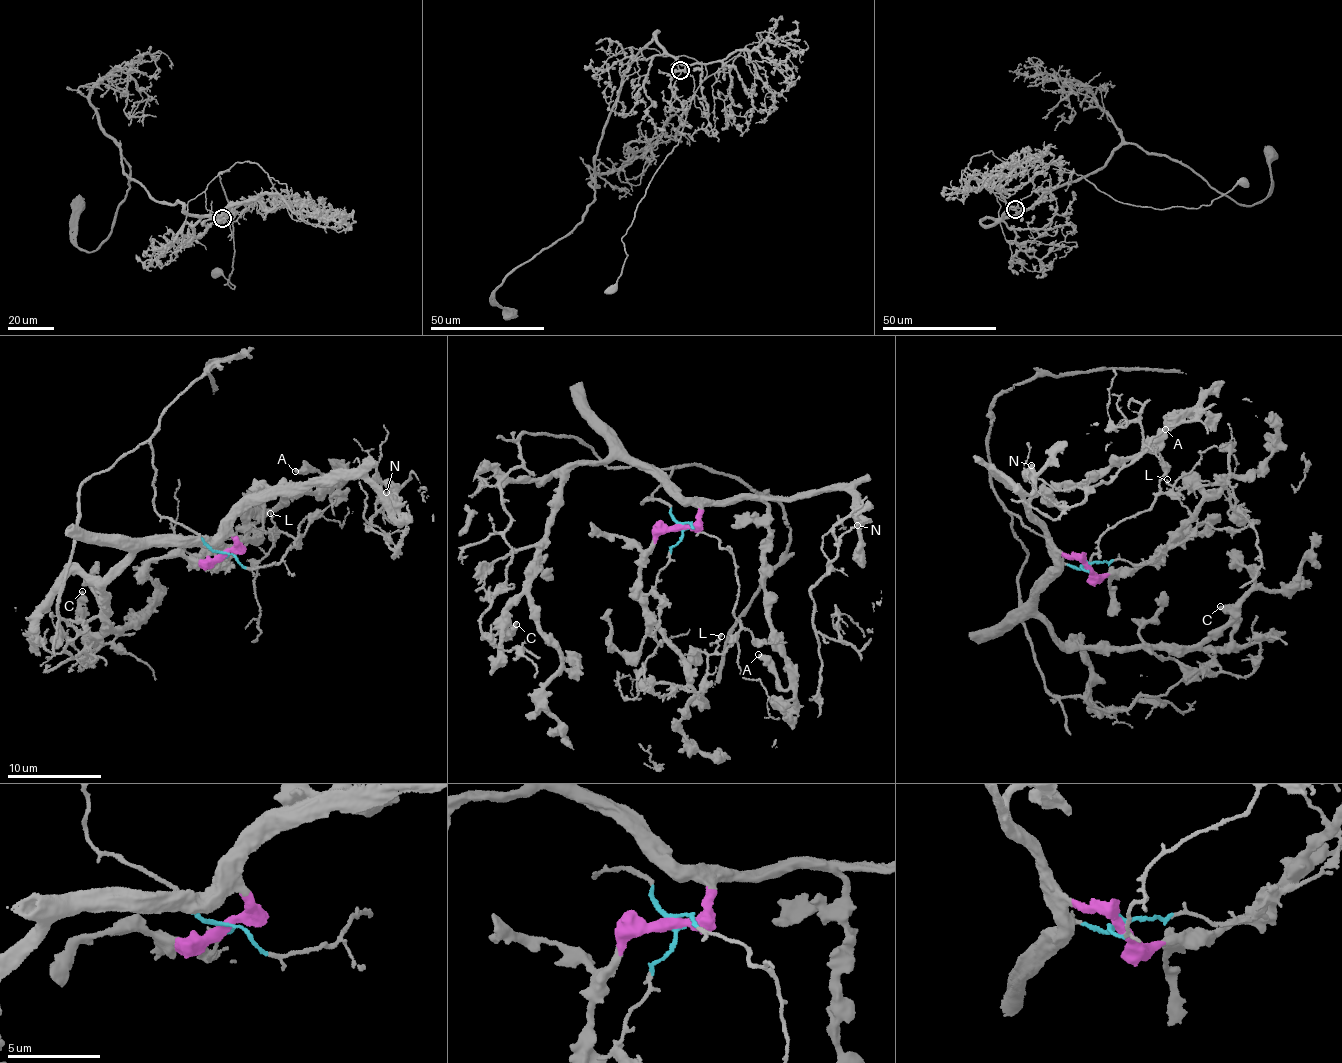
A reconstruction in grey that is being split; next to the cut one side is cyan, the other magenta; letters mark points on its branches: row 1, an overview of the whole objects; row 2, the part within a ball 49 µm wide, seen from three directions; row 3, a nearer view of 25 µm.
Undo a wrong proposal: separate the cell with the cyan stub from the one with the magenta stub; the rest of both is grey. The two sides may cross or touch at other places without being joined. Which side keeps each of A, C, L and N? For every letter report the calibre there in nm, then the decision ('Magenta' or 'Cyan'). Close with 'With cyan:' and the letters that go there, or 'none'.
A: Thickness 400 nm. Magenta
C: Thickness 460 nm. Magenta
L: Thickness 160 nm. Cyan
N: Thickness 360 nm. Magenta
With cyan: L

